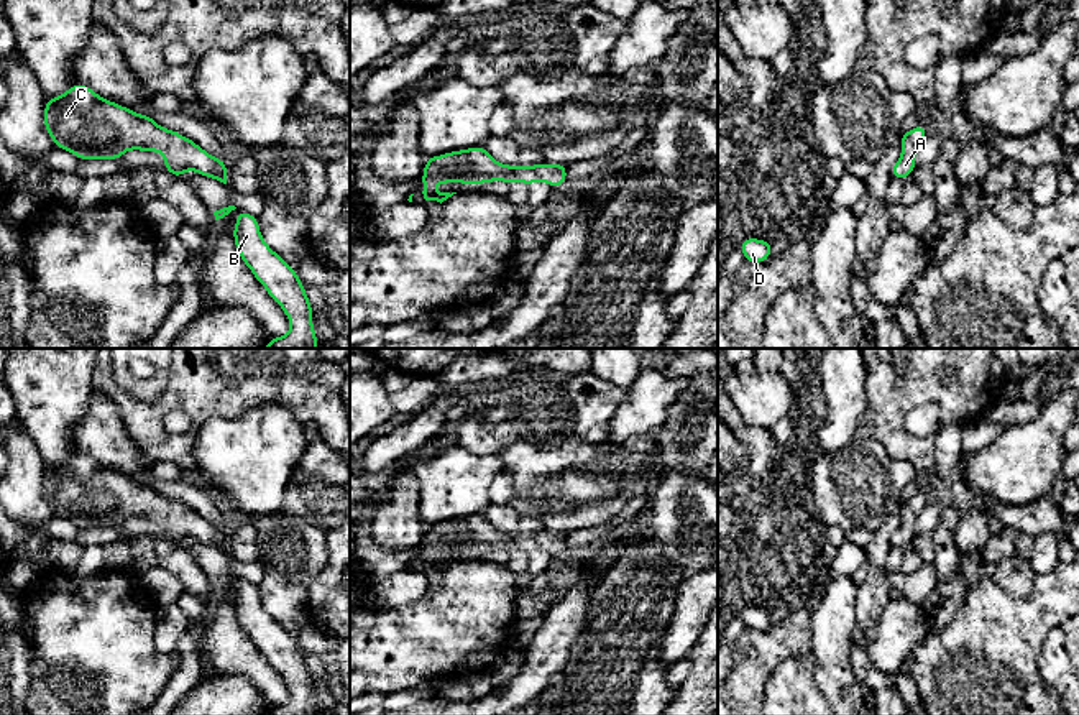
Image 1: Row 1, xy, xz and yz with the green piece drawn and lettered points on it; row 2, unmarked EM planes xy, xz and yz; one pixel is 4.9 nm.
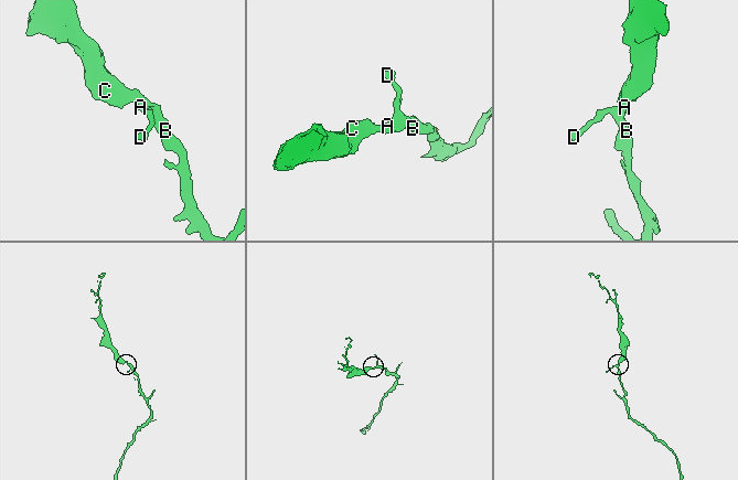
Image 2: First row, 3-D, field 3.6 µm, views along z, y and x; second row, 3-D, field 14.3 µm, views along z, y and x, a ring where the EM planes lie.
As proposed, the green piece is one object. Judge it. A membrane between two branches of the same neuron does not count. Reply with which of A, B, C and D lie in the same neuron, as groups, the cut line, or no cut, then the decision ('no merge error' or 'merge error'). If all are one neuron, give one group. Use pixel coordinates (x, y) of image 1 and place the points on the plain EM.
groups A B C D; cut none; no merge error

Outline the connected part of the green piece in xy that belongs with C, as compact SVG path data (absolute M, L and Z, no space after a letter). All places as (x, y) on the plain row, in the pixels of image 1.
M79 450L54 467L46 465L44 496L54 514L74 521L77 528L118 528L128 518L146 518L163 521L164 537L174 546L192 537L204 546L227 552L227 529L214 526L191 506L181 505L179 500L163 496L149 483L131 480L113 468L103 468L90 455Z

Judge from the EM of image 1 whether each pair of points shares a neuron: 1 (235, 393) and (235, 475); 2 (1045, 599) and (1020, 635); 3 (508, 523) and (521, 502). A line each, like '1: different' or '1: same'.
1: different
2: same
3: different

